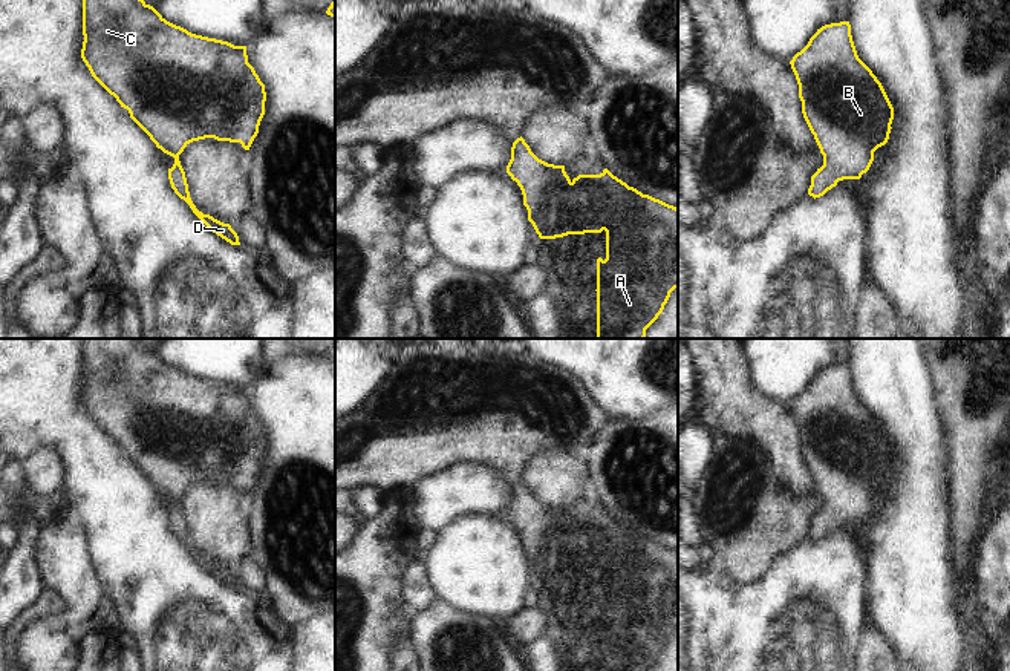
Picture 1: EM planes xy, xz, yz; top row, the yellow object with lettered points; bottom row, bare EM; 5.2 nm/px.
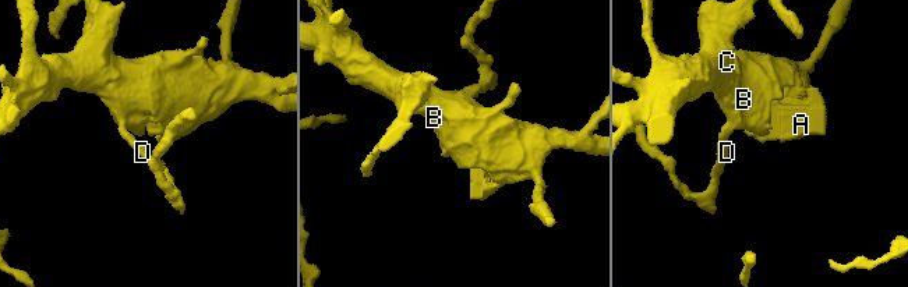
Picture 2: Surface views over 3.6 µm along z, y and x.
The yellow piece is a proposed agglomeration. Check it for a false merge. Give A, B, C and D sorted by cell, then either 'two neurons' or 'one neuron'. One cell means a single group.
groups A B C D; one neuron

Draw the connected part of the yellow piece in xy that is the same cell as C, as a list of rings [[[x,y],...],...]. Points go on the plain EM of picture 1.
[[[86,339],[83,378],[81,401],[92,420],[129,453],[158,492],[174,501],[168,512],[174,536],[213,576],[240,588],[230,567],[196,552],[179,498],[190,486],[205,481],[240,486],[249,493],[265,458],[266,435],[248,406],[246,389],[191,377],[167,365],[139,339]]]

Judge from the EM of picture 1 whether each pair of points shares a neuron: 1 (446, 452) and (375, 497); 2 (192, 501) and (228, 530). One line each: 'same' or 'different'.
1: different
2: same

